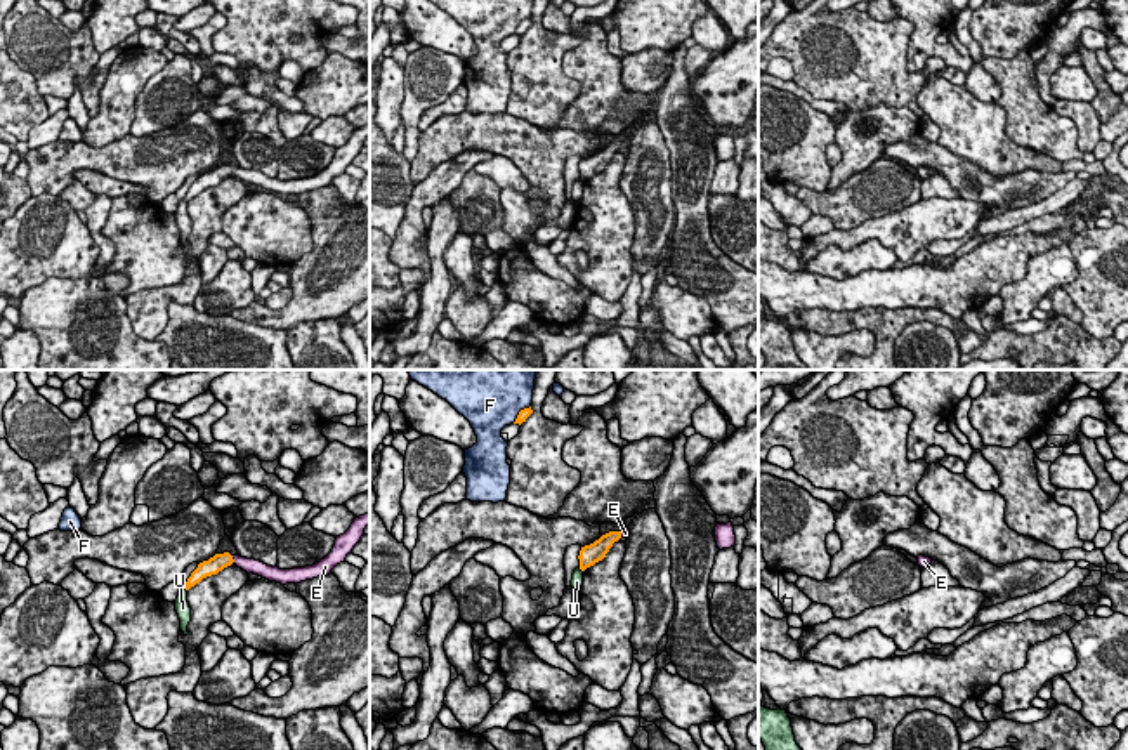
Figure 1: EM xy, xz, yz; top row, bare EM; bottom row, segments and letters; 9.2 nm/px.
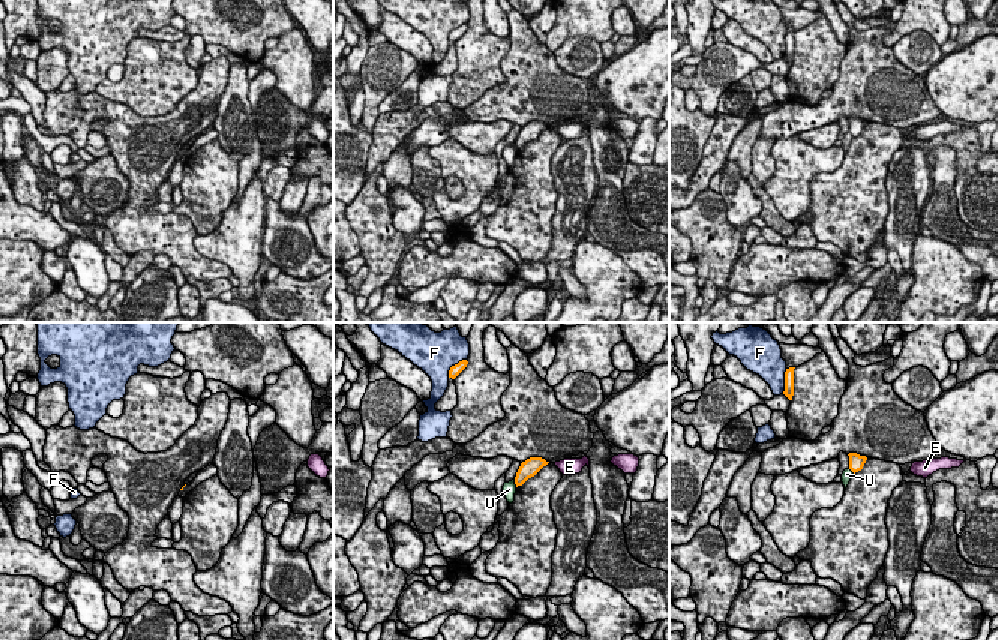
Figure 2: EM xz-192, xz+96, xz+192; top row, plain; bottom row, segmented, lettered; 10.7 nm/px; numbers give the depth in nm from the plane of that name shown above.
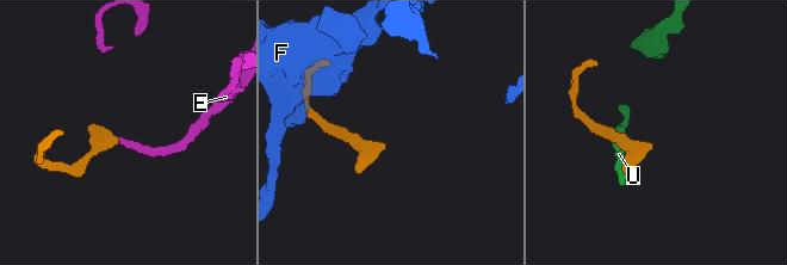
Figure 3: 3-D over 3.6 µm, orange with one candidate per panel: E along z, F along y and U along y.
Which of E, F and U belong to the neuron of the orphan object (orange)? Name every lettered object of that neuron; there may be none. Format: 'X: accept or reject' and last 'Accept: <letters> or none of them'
E: accept
F: reject
U: reject
Accept: E

